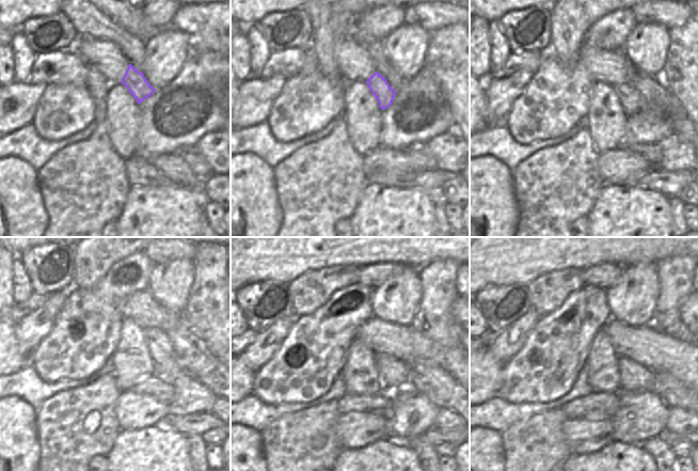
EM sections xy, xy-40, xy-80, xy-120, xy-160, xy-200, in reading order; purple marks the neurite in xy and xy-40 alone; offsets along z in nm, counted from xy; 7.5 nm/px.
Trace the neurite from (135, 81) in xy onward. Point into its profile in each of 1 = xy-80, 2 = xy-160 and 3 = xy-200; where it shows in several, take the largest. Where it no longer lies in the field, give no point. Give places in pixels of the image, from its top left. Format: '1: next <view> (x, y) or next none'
1: next xy-80 (631, 100)
2: next xy-160 (393, 373)
3: next xy-200 (634, 377)

